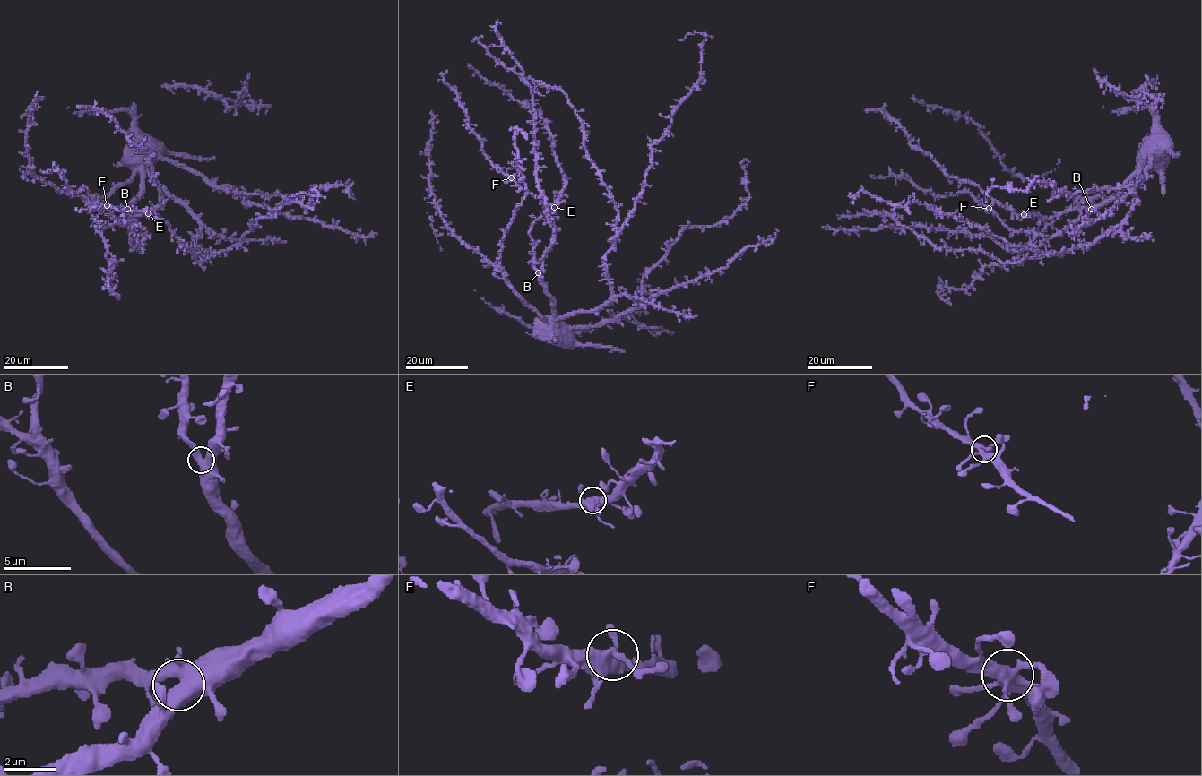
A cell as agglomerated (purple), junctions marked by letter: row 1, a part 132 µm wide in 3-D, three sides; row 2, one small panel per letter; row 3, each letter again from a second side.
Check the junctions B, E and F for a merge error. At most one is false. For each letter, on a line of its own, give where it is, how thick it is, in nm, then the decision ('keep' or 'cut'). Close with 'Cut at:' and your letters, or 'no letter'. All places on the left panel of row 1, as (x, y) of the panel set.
B: place (127, 209); calibre 480 nm; keep
E: place (148, 213); calibre 440 nm; keep
F: place (107, 205); calibre 400 nm; keep
Cut at: no letter

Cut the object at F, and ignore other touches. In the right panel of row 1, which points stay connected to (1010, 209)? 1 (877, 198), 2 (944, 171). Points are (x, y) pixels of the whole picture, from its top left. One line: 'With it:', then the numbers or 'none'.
With it: 1, 2

